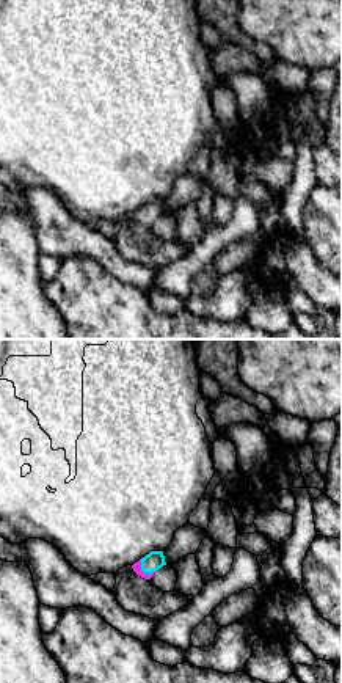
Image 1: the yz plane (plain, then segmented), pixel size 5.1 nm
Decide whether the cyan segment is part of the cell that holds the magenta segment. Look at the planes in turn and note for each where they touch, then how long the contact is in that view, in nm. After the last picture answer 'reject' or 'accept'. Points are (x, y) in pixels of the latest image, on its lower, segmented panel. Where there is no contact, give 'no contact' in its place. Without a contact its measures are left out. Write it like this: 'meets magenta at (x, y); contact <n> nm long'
meets magenta at (140, 567); contact 100 nm long

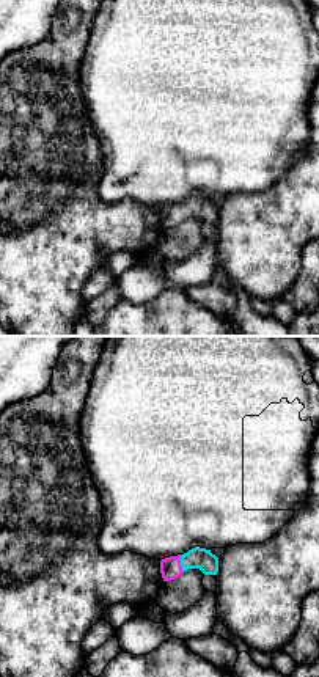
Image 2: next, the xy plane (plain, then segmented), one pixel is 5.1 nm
meets magenta at (179, 563); contact 90 nm long

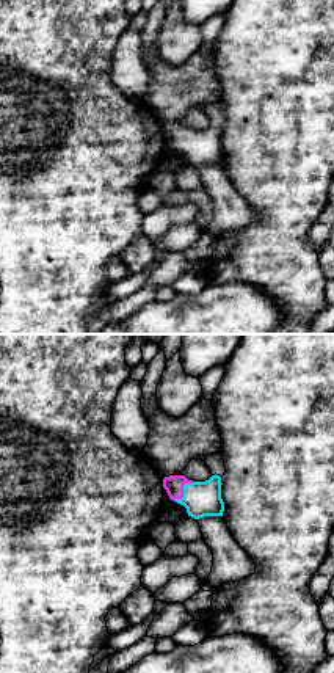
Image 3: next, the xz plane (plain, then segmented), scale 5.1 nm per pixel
meets magenta at (182, 490); contact 140 nm long

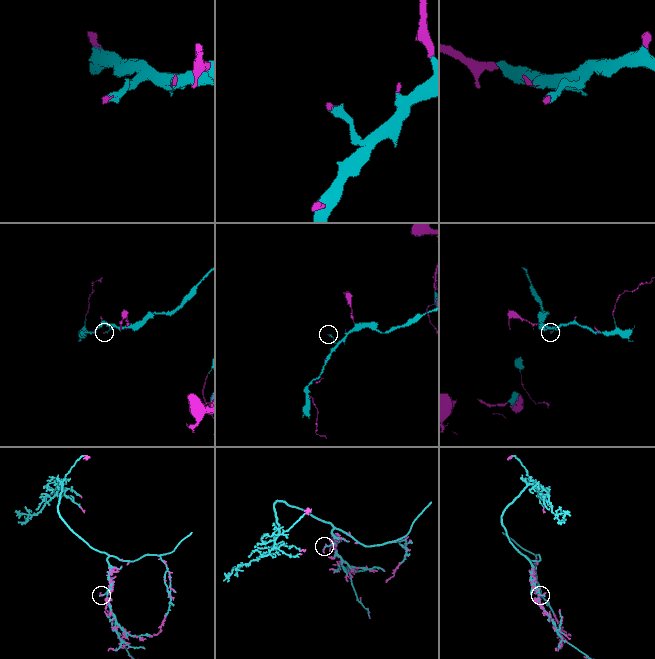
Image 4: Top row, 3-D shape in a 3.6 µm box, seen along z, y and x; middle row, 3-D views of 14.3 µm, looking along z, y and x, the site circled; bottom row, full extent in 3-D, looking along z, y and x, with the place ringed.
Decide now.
accept

